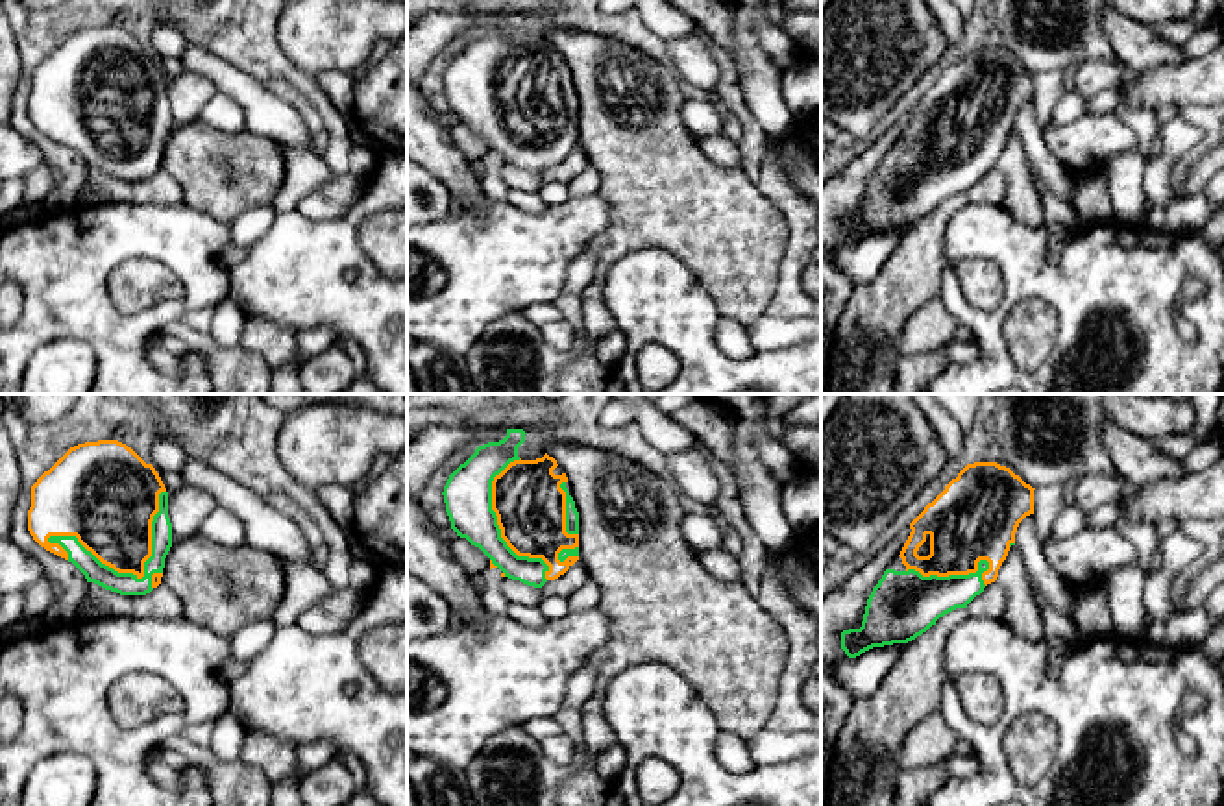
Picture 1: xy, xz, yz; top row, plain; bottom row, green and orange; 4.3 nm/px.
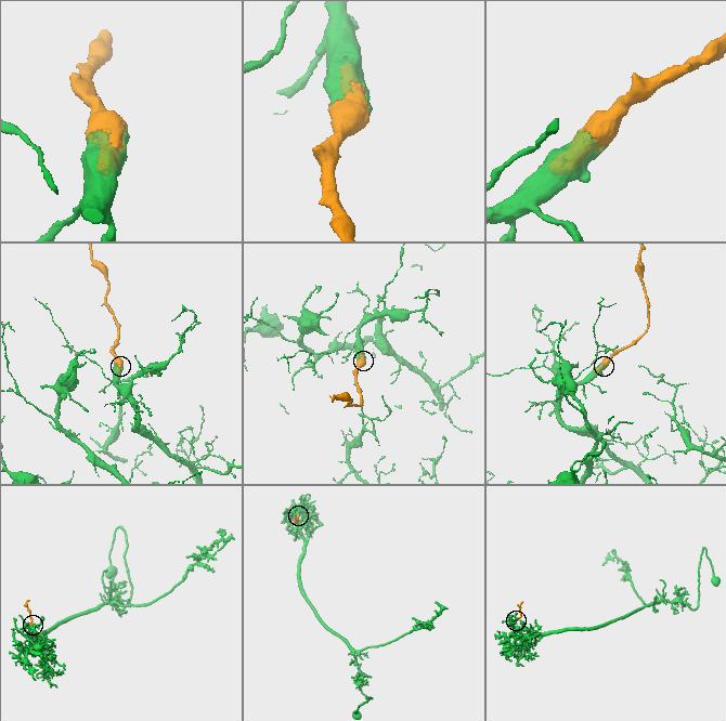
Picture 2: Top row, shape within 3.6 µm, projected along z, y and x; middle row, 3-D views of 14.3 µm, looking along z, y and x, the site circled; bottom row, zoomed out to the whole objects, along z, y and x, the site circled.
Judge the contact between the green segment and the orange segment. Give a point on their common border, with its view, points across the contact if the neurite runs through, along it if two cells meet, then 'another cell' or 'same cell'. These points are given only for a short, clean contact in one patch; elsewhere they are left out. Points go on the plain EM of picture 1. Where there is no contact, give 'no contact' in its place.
xy (135, 163) | same cell

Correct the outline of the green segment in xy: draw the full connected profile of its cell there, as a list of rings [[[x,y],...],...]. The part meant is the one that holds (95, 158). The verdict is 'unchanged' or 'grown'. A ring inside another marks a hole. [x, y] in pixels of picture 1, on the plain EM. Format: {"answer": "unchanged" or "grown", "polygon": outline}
{"answer": "grown", "polygon": [[[78,30],[31,72],[28,116],[41,133],[72,148],[87,168],[120,181],[146,181],[161,170],[172,133],[168,78],[155,54],[126,30]]]}

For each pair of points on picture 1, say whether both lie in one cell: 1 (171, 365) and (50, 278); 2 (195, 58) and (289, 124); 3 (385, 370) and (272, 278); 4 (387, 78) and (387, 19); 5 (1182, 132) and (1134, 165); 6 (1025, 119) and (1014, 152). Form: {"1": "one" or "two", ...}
{"1": "two", "2": "one", "3": "one", "4": "two", "5": "two", "6": "two"}

